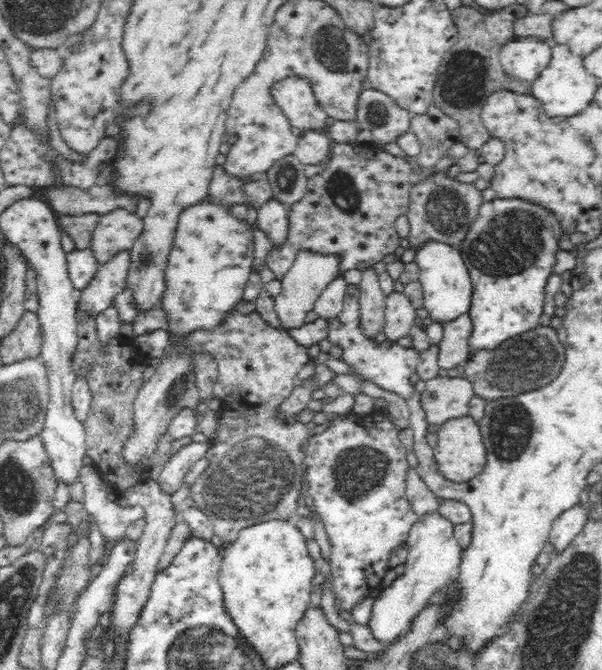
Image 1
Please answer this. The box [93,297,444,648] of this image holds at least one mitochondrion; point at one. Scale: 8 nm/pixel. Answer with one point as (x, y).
(256, 474)

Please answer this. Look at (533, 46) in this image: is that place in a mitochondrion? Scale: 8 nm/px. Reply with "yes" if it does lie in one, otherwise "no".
no

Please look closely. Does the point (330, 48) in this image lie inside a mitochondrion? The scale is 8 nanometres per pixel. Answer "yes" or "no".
yes

